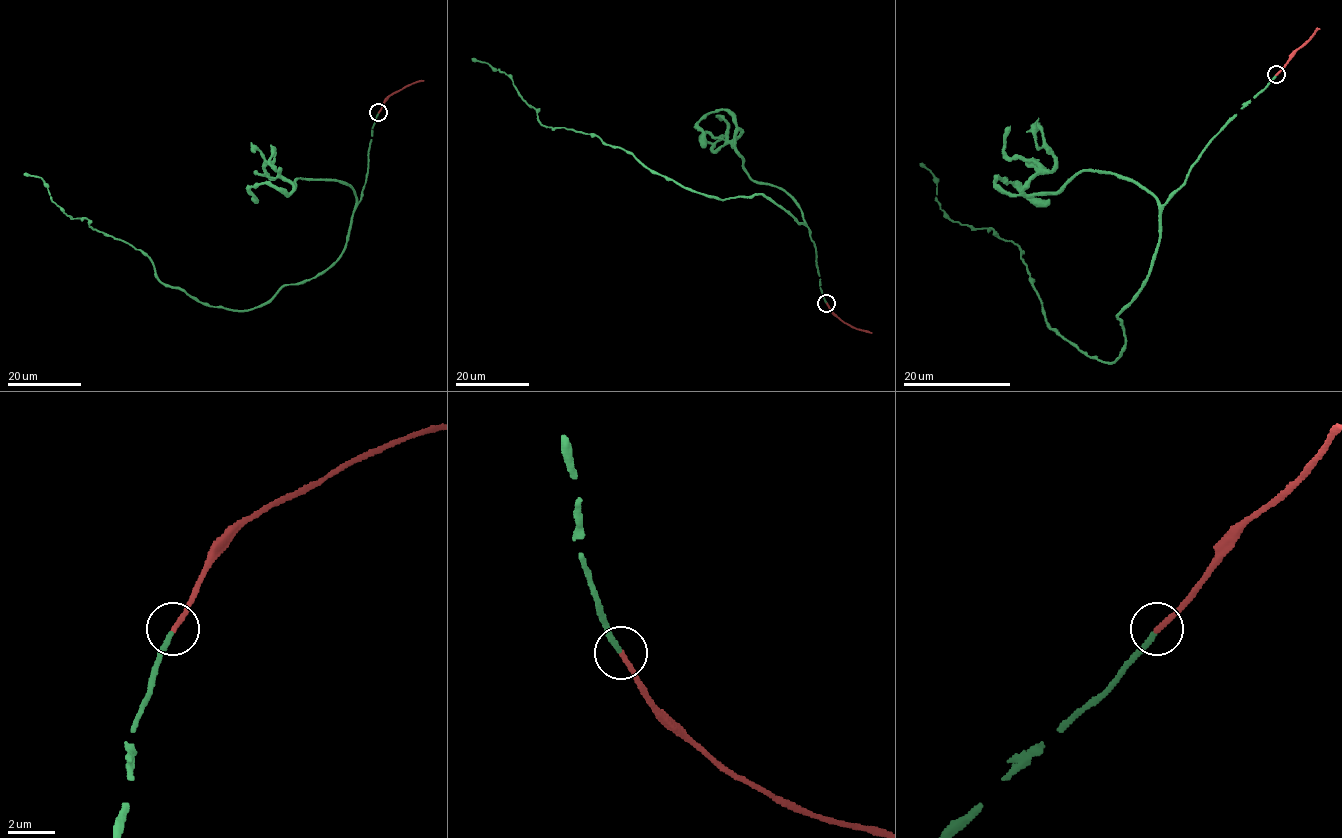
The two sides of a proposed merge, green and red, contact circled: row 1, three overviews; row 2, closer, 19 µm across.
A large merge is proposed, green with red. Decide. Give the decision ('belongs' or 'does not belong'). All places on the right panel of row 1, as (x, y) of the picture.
belongs

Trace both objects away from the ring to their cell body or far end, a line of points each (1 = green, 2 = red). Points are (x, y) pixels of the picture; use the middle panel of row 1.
1: (826, 303), (809, 228), (774, 201), (716, 199), (595, 135), (544, 126), (504, 72), (471, 59)
2: (826, 303), (842, 320), (871, 332)

